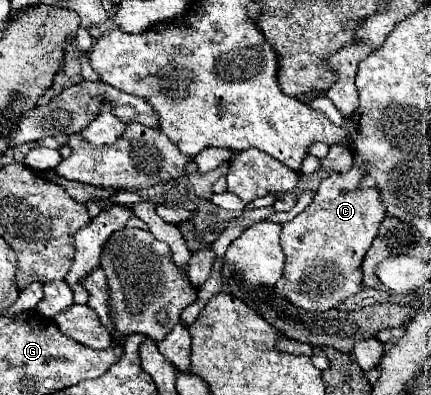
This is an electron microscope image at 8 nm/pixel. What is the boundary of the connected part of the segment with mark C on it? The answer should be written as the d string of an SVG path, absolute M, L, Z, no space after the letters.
M356 166L344 174L330 174L322 180L306 210L282 224L284 230L280 238L286 262L274 292L292 300L292 304L306 312L326 312L362 290L360 266L386 216L378 192L374 188L362 190L358 186L362 176L364 172Z

